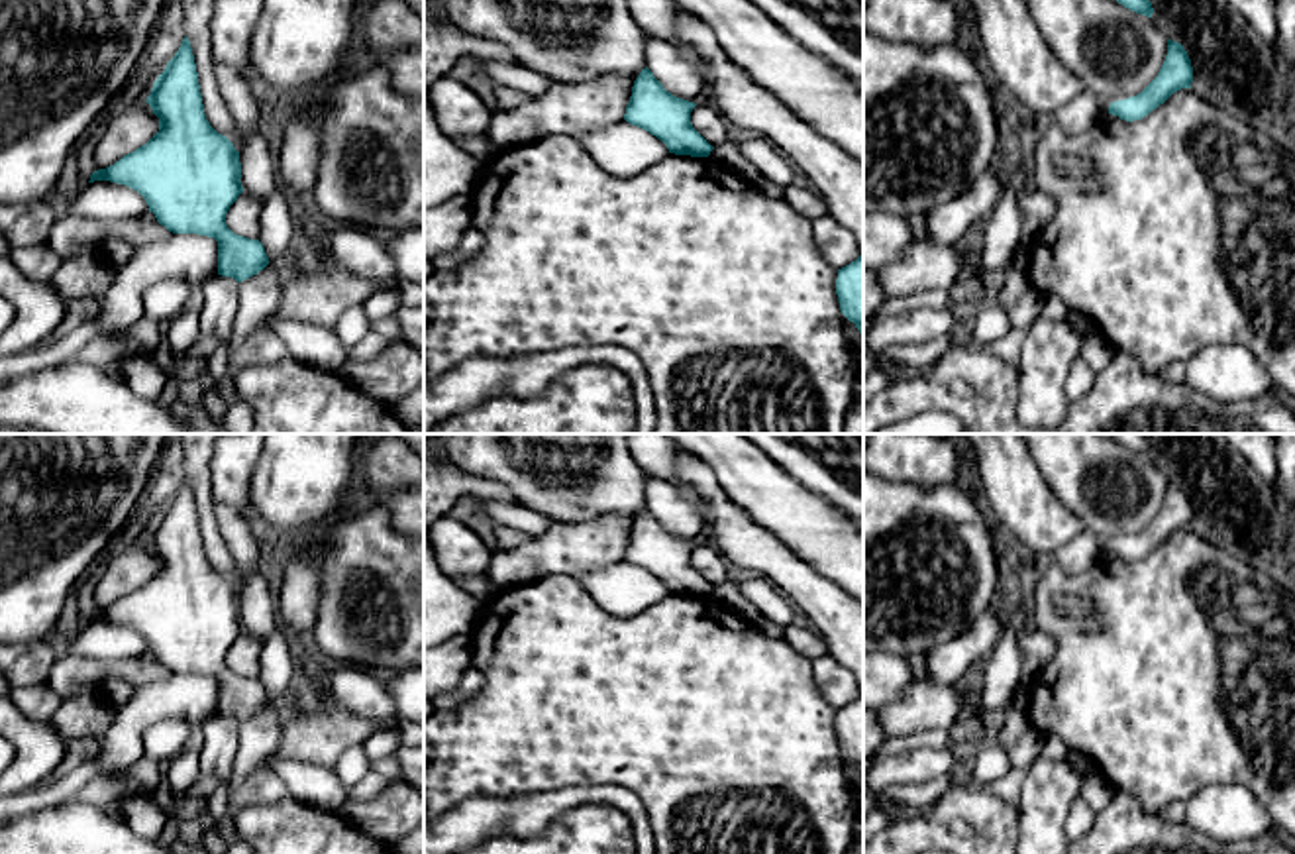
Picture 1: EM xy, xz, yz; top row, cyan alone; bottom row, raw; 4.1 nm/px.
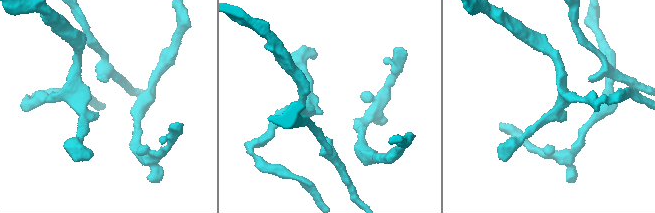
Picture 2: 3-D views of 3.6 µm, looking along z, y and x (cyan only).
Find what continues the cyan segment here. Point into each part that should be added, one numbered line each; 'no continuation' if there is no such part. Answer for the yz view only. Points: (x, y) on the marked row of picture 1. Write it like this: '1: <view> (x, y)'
no continuation

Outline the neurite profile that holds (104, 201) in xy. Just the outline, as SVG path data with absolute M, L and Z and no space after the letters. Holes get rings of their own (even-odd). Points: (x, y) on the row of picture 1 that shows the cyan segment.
M110 181L86 183L65 210L65 214L100 222L135 220L145 212L149 206L137 190Z

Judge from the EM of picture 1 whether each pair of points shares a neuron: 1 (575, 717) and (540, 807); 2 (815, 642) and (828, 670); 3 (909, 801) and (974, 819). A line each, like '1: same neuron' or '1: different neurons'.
1: different neurons
2: different neurons
3: different neurons

